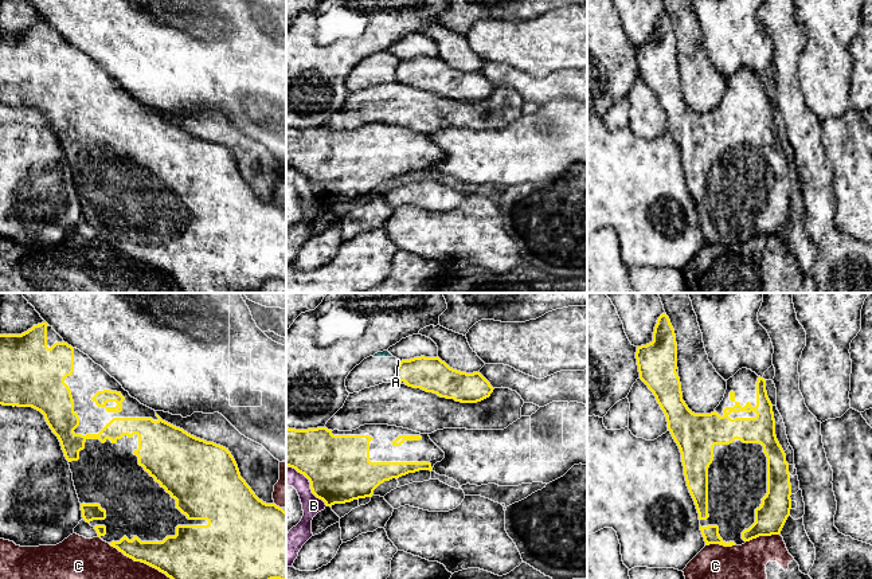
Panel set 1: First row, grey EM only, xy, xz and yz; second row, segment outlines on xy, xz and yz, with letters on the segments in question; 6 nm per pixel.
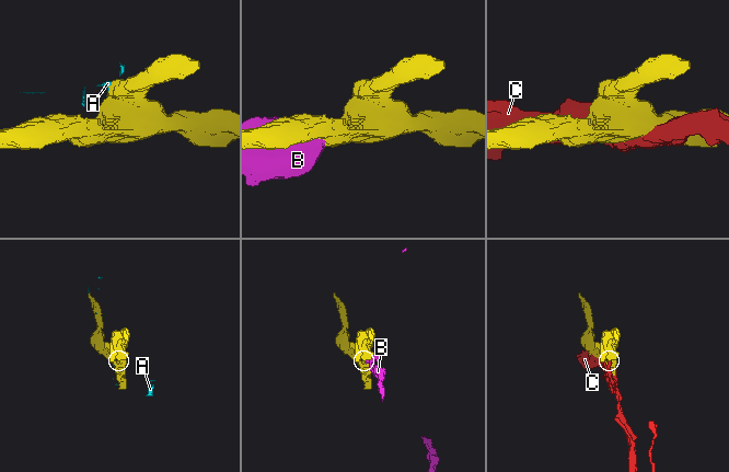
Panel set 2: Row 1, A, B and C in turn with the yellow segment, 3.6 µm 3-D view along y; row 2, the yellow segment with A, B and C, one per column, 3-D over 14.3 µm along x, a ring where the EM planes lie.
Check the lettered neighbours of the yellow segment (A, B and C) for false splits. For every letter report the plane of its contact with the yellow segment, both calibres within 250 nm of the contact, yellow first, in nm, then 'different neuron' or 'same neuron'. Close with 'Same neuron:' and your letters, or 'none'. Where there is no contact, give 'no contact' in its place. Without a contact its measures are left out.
A: meets yellow in xz; 200 nm thick on the yellow side, 20 nm on the other; different neuron
B: meets yellow in xz; 380 nm thick on the yellow side, 110 nm on the other; different neuron
C: meets yellow in xy; 280 nm thick on the yellow side, 220 nm on the other; different neuron
Same neuron: none

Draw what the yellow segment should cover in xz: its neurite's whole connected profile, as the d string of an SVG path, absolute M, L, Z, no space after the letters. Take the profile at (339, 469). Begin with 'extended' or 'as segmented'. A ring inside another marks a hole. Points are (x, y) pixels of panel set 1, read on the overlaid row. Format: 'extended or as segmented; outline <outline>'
extended; outline M364 425L352 431L286 427L286 466L304 474L310 482L312 493L326 506L372 497L384 481L419 470L431 472L443 458L445 453L429 434L396 426Z

